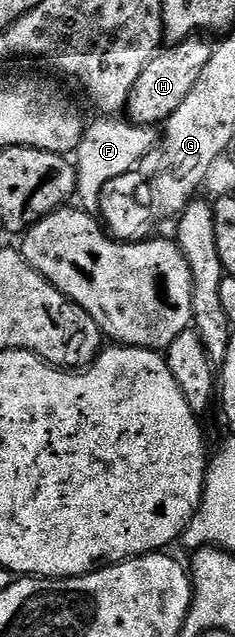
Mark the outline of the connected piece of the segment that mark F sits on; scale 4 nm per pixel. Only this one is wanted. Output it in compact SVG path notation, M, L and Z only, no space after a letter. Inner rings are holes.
M100 118L100 121L91 125L89 123L83 129L81 142L74 151L74 160L77 172L76 196L87 213L97 213L104 187L112 180L129 174L146 153L155 147L154 132L151 127L139 127L116 118Z

